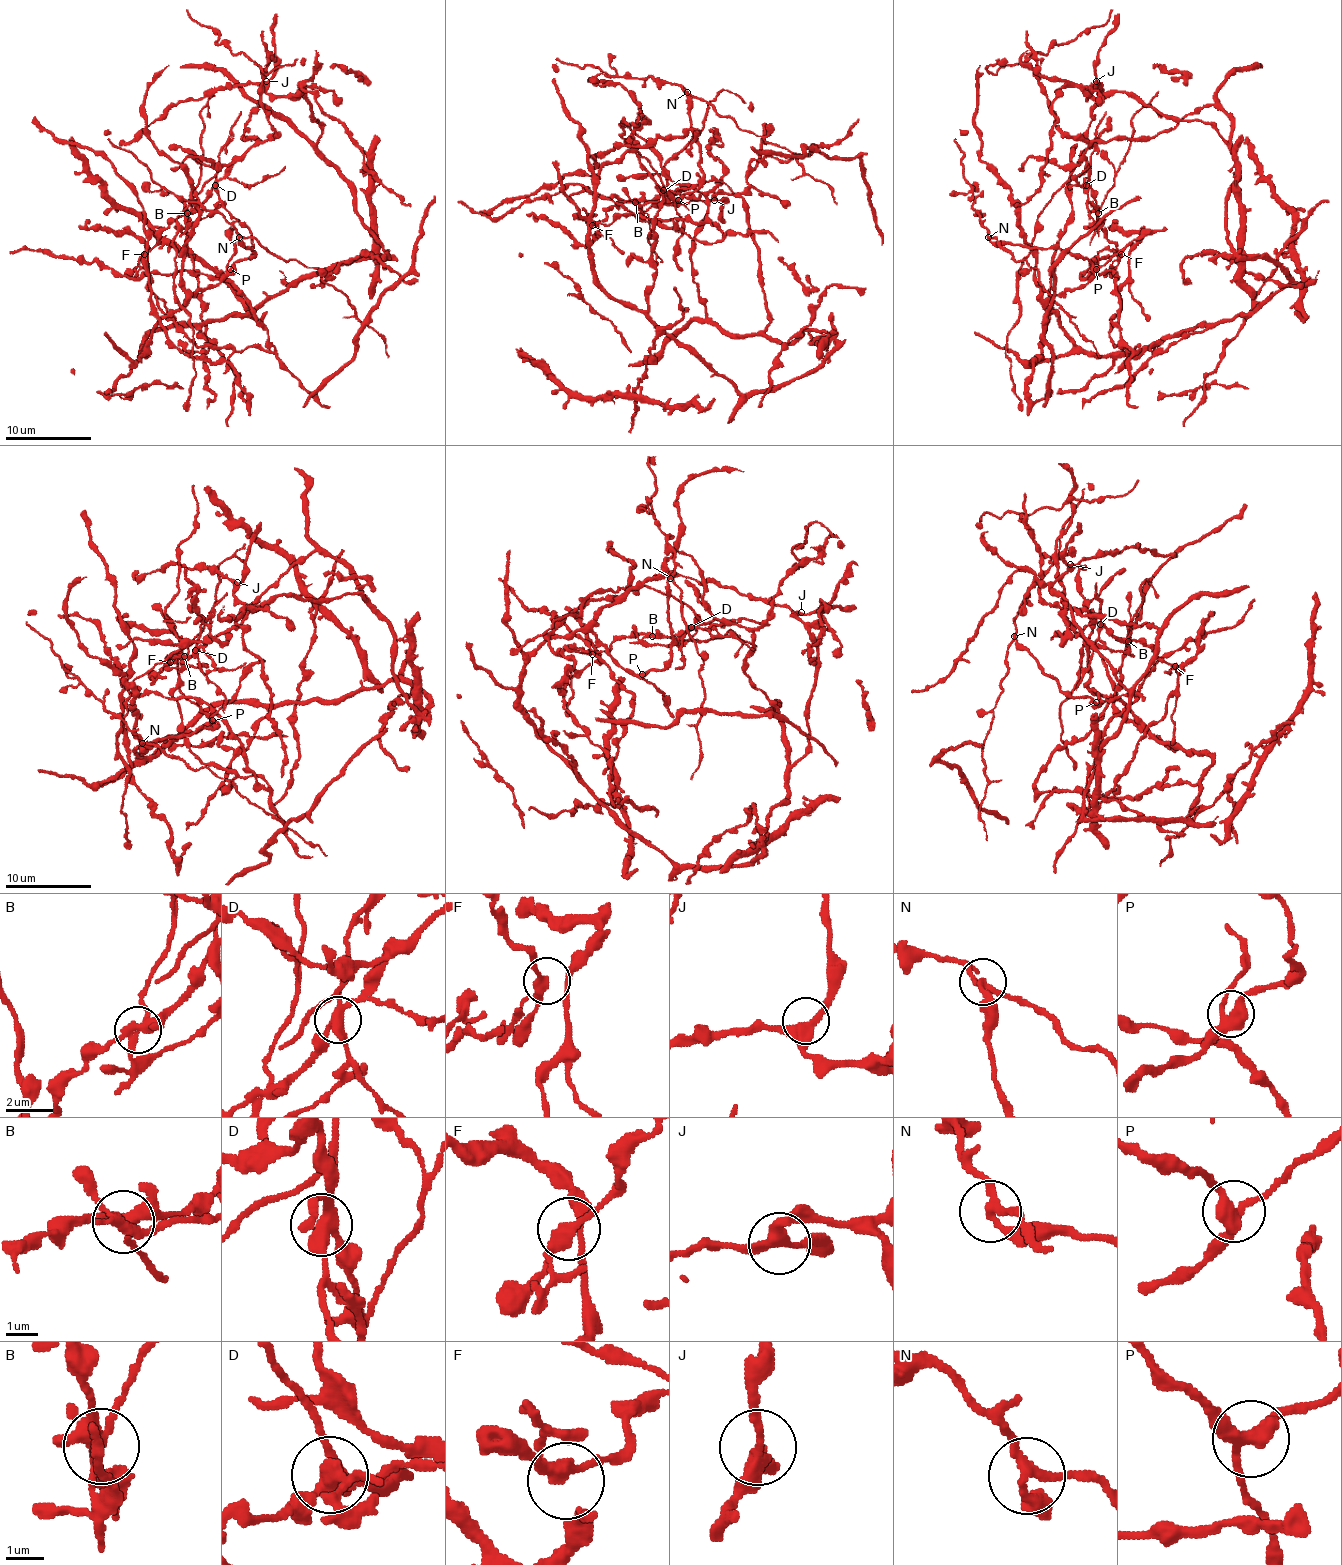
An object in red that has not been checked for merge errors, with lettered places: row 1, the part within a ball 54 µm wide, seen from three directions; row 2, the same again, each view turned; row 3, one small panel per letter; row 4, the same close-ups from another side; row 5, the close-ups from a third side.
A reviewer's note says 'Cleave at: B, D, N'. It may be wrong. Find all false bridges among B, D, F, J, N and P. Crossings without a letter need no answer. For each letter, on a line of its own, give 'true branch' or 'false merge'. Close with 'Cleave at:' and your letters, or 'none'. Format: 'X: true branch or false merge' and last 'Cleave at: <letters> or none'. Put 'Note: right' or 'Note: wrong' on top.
Note: right
B: false merge
D: false merge
F: true branch
J: true branch
N: false merge
P: true branch
Cleave at: B, D, N

